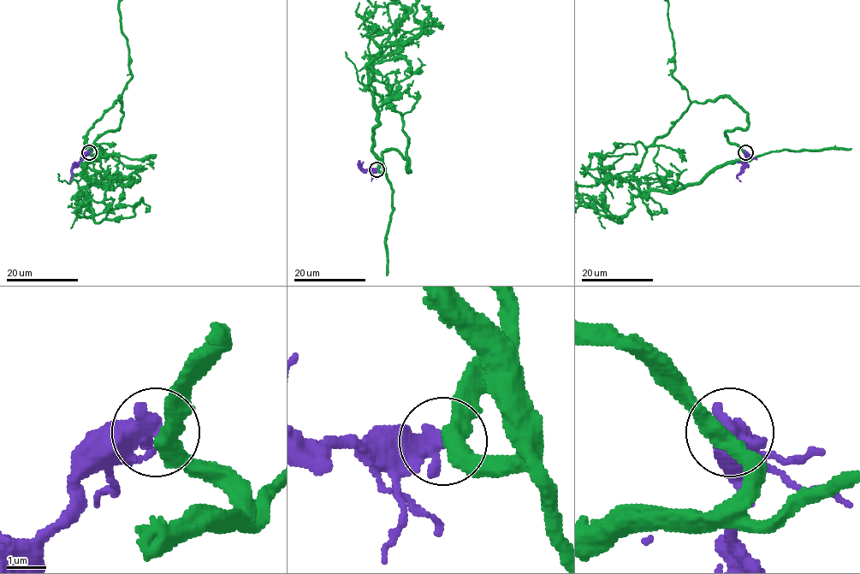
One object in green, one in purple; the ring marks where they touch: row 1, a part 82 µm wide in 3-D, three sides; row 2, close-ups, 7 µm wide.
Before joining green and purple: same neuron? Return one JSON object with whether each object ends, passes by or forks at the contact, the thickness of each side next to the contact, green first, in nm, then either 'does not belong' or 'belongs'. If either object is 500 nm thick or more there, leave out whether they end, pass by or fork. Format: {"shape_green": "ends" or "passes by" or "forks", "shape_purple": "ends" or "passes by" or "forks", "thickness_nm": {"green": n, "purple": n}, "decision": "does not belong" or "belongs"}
{"thickness_nm": {"green": 440, "purple": 550}, "decision": "does not belong"}

